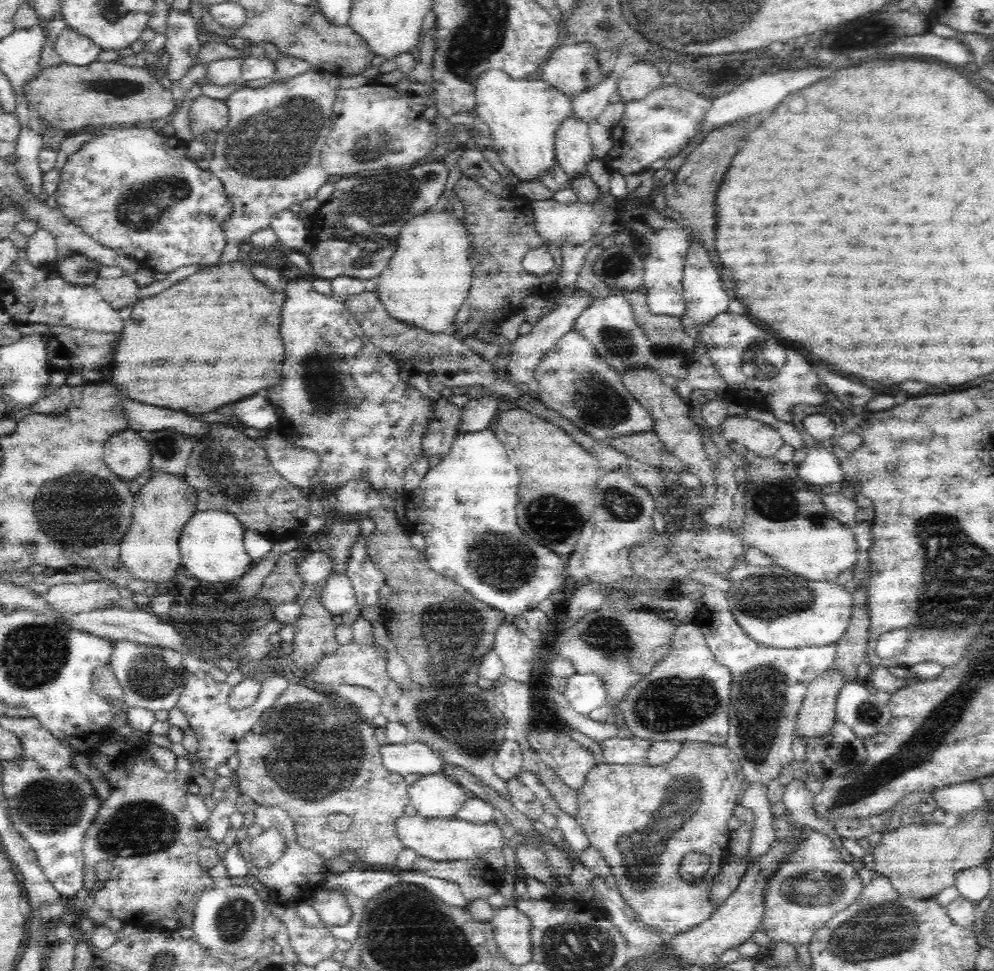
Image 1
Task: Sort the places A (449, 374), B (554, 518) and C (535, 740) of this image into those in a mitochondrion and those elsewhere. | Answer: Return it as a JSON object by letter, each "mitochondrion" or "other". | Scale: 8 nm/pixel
{"A":"other","B":"mitochondrion","C":"other"}

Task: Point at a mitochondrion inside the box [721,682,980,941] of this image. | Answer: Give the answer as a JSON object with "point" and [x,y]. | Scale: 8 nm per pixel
{"point":[807,888]}

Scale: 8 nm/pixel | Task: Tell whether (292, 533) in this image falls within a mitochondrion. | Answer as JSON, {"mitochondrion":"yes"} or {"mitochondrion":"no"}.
{"mitochondrion":"no"}

